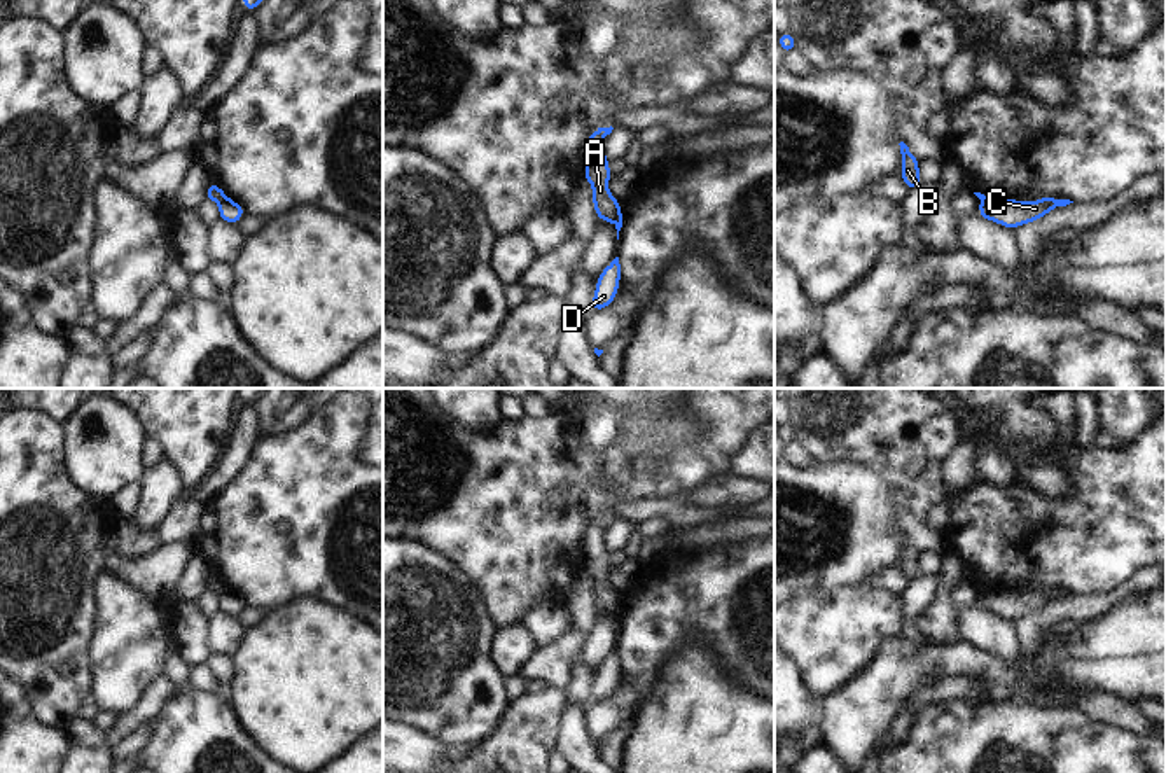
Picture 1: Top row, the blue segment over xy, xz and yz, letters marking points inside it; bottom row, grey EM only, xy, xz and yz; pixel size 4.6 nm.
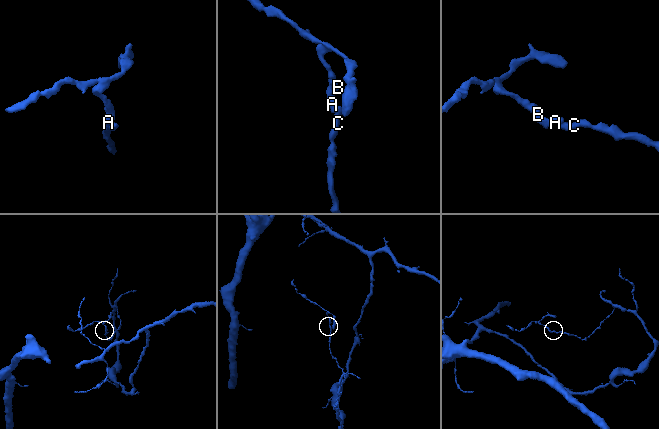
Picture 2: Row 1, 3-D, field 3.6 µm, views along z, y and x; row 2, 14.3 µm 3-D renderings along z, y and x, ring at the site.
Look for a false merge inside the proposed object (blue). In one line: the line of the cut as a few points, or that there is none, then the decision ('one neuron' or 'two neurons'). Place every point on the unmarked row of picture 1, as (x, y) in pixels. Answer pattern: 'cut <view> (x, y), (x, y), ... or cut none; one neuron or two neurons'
cut xy (226, 588), (219, 595); two neurons

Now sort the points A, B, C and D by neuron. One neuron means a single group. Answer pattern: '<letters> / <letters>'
A B / C D

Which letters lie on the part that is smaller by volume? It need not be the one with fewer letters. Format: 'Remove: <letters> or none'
Remove: A, B

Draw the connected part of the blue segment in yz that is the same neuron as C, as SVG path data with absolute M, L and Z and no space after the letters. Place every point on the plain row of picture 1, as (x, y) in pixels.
M1044 588L1037 593L1017 593L1009 589L989 589L981 593L977 607L991 614L1002 616L1007 621L1035 614L1045 609L1052 600L1066 598L1073 593Z

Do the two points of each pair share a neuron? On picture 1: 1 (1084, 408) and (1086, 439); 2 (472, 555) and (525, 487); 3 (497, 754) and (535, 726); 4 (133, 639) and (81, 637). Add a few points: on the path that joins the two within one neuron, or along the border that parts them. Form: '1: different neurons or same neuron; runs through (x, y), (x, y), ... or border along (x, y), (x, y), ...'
1: same neuron; runs through (1086, 415), (1086, 432)
2: same neuron; runs through (490, 537), (513, 515), (518, 504)
3: same neuron; runs through (506, 754), (527, 735)
4: different neurons; border along (100, 597), (93, 647), (95, 679)

